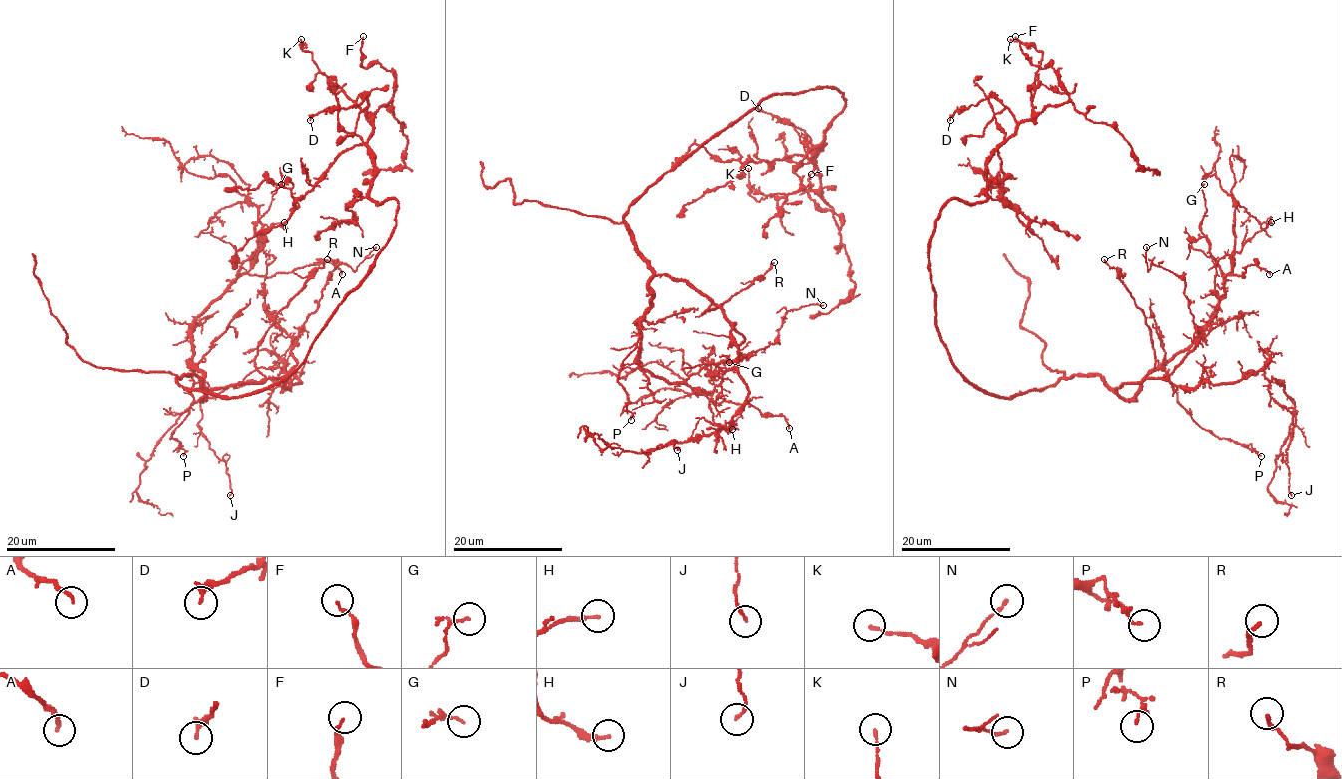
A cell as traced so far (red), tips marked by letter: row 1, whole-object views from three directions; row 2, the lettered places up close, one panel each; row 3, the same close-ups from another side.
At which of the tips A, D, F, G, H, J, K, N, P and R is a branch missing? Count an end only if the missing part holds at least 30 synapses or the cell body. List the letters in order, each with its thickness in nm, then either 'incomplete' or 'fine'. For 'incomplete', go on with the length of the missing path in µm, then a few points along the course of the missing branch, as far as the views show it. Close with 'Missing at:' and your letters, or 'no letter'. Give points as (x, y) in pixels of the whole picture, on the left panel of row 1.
A: 160 nm thick; fine
D: 280 nm thick; fine
F: 130 nm thick; fine
G: 80 nm thick; fine
H: 190 nm thick; fine
J: 130 nm thick; fine
K: 120 nm thick; fine
N: 140 nm thick; fine
P: 100 nm thick; fine
R: 190 nm thick; incomplete; about 40 µm are missing; missing branch runs (327, 259), (354, 243), (365, 232), (383, 228), (410, 198), (443, 170)
Missing at: R

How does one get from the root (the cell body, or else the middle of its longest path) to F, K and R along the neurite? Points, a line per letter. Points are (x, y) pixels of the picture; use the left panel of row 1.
F: (234, 397), (301, 364), (396, 224), (398, 202), (369, 196), (367, 146), (395, 76), (361, 65), (363, 36)
K: (234, 397), (268, 389), (301, 364), (396, 224), (398, 202), (369, 196), (372, 117), (320, 71), (301, 39)
R: (234, 397), (187, 390), (176, 379), (194, 375), (208, 389), (258, 383), (258, 341), (327, 259)

